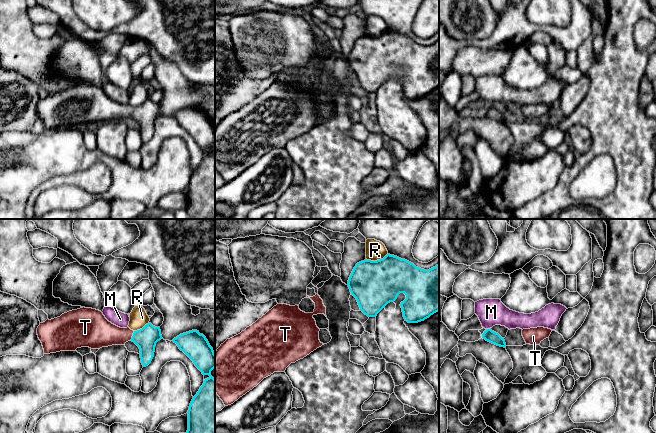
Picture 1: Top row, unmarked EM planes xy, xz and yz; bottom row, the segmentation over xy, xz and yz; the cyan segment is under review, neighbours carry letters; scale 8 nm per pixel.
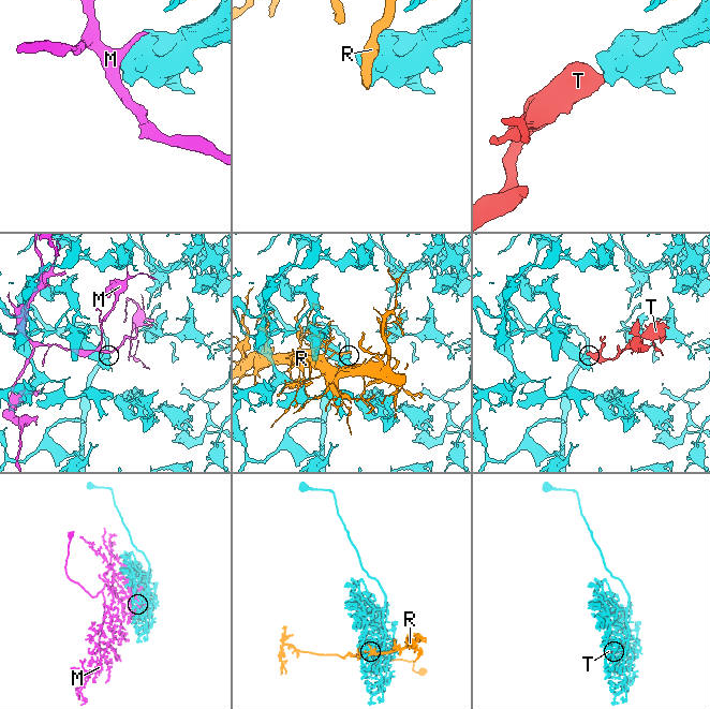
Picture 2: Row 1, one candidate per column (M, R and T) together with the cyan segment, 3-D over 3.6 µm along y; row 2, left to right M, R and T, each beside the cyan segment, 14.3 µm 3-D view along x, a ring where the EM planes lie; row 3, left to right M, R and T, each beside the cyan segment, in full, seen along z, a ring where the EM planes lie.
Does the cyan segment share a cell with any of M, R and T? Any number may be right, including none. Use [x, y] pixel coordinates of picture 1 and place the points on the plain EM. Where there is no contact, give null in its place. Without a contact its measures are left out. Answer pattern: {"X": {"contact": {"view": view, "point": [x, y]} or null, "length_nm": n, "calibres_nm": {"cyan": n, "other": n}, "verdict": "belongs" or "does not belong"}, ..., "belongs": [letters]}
{"M": {"contact": {"view": "yz", "point": [488, 105]}, "length_nm": 30, "calibres_nm": {"cyan": 90, "other": 220}, "verdict": "does not belong"}, "R": {"contact": {"view": "xz", "point": [377, 36]}, "length_nm": 180, "calibres_nm": {"cyan": 380, "other": 160}, "verdict": "does not belong"}, "T": {"contact": {"view": "xy", "point": [132, 112]}, "length_nm": 90, "calibres_nm": {"cyan": 180, "other": 220}, "verdict": "belongs"}, "belongs": ["T"]}

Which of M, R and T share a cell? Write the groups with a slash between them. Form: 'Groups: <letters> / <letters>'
Groups: M / R / T

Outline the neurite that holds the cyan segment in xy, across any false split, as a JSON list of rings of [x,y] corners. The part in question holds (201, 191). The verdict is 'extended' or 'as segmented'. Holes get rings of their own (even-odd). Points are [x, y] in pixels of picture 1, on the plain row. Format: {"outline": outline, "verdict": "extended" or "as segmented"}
{"outline": [[[197,106],[180,110],[172,116],[202,148],[210,153],[204,156],[193,173],[188,186],[190,219],[215,218],[215,155],[211,147],[215,144],[215,129],[208,116]]], "verdict": "as segmented"}

